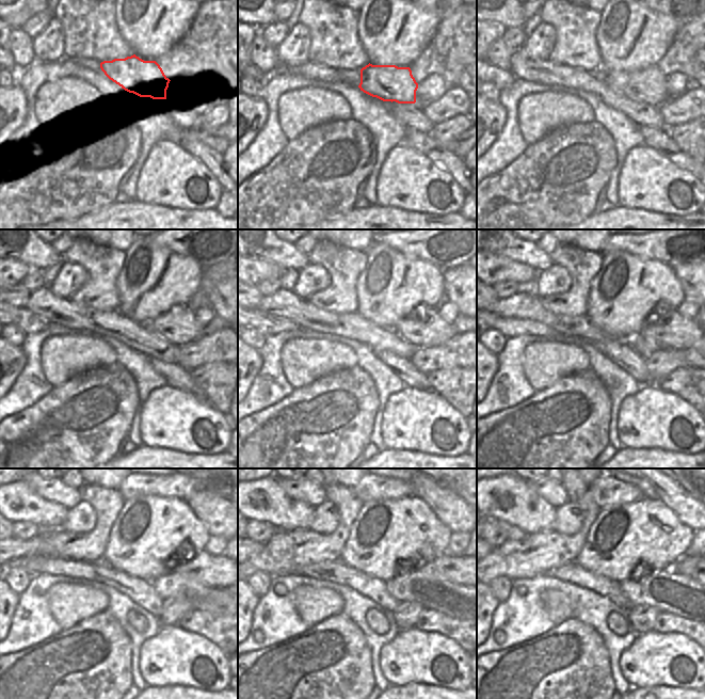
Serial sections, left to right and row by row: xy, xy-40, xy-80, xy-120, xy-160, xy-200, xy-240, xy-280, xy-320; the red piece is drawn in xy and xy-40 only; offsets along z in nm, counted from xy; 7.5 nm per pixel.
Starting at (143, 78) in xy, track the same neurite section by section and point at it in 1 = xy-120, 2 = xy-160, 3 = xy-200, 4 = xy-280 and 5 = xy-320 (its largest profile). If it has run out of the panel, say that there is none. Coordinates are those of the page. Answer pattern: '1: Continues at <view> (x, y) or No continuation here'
1: Continues at xy-120 (178, 326)
2: Continues at xy-160 (423, 327)
3: Continues at xy-200 (670, 329)
4: Continues at xy-280 (454, 569)
5: Continues at xy-320 (693, 567).

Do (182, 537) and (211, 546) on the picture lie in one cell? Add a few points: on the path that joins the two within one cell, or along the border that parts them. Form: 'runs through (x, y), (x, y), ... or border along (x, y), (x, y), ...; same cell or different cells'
border along (210, 536), (204, 549); different cells

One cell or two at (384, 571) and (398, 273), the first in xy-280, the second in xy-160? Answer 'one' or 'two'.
one

